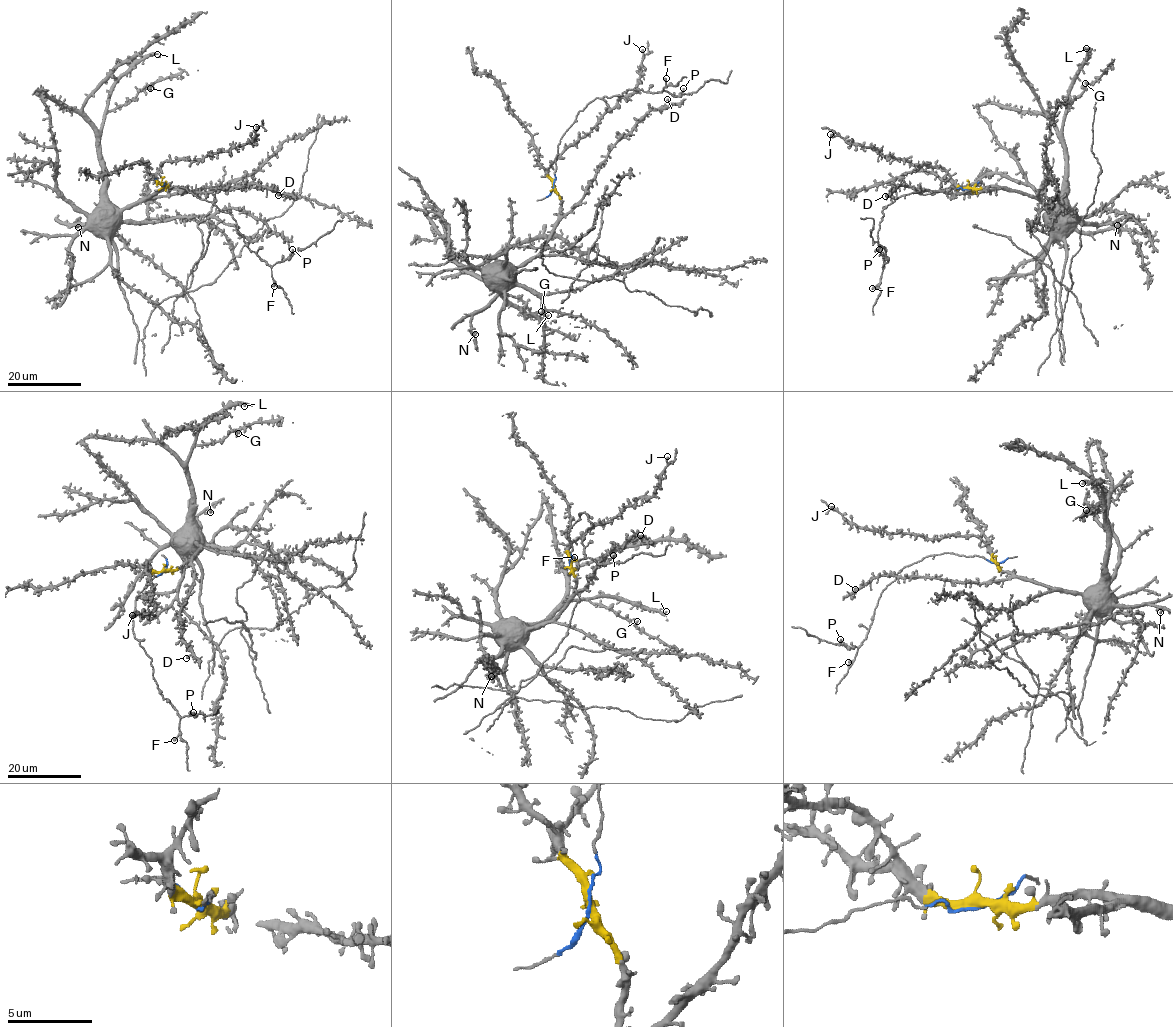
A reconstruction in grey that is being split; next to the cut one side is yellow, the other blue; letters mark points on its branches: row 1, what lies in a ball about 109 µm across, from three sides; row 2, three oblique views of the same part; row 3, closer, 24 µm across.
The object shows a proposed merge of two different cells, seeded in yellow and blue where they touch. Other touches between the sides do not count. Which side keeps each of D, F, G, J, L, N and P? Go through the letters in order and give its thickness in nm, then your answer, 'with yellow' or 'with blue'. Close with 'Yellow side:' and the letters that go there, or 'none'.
D: 360 nm | with yellow
F: 400 nm | with blue
G: 280 nm | with yellow
J: 420 nm | with yellow
L: 190 nm | with yellow
N: 360 nm | with yellow
P: 240 nm | with blue
Yellow side: D, G, J, L, N

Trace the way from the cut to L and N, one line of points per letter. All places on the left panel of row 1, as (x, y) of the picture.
L: (162, 185), (169, 185), (121, 209), (106, 195), (101, 159), (108, 92), (139, 62), (157, 54)
N: (162, 185), (169, 185), (120, 210), (112, 211), (104, 219), (75, 222), (78, 227)

